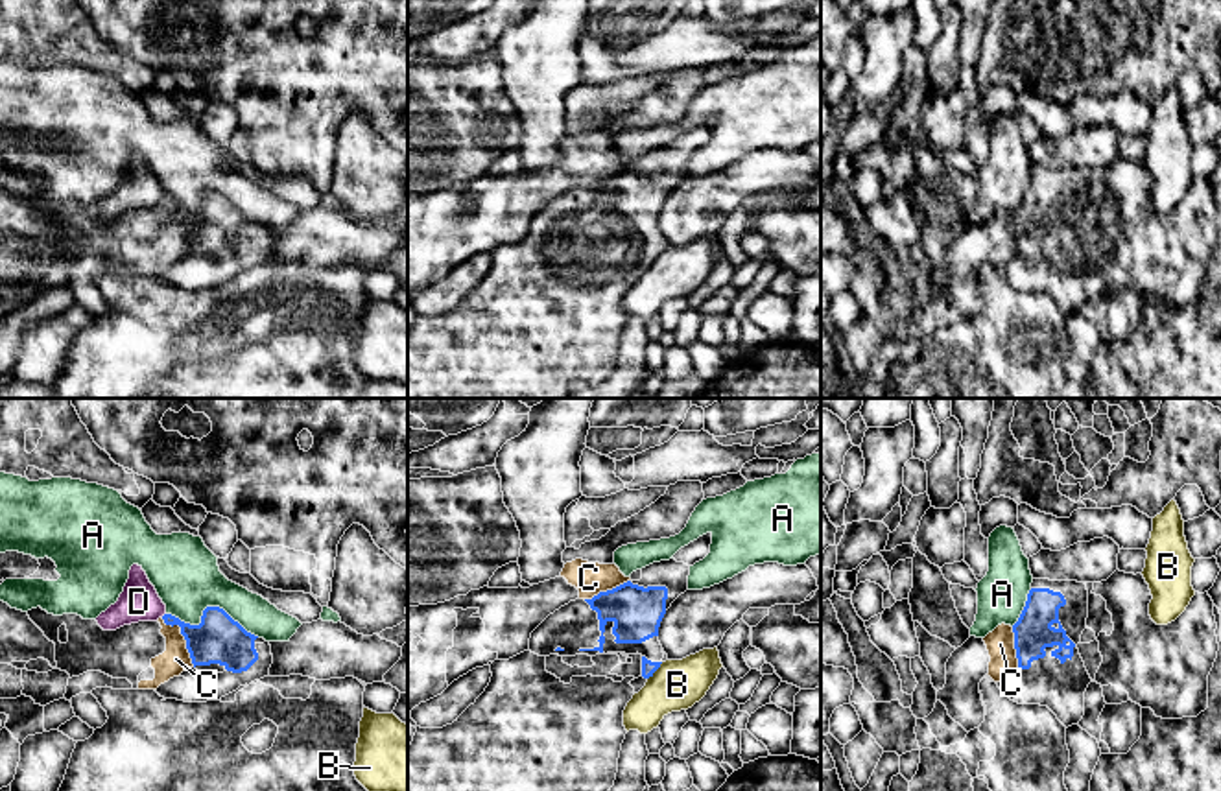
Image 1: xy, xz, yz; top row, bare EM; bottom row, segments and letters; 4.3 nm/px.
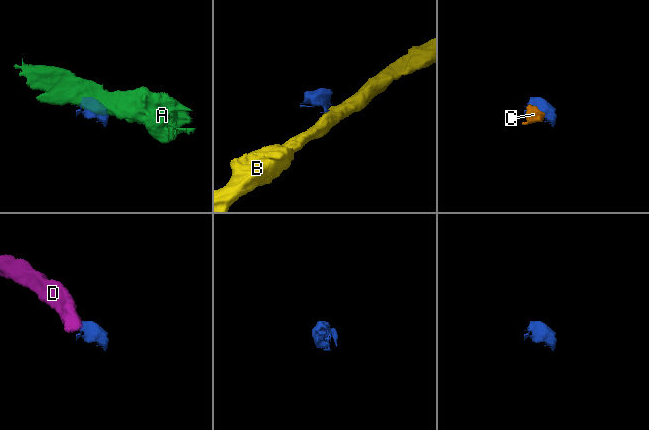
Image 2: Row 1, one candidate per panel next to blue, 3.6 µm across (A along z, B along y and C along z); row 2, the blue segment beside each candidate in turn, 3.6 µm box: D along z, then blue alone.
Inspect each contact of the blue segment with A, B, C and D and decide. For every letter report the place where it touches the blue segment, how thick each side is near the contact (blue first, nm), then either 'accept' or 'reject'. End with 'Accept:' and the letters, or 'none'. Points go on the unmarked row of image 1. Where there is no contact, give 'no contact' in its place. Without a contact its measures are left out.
A: meets blue in xy at (209, 194); 220 nm thick on the blue side, 300 nm on the other; reject
B: meets blue in xz at (655, 257); 60 nm thick on the blue side, 220 nm on the other; reject
C: meets blue in xy at (185, 225); 220 nm thick on the blue side, 120 nm on the other; reject
D: no contact; reject
Accept: none

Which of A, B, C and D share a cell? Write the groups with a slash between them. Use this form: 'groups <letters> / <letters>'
groups A / B / C / D

